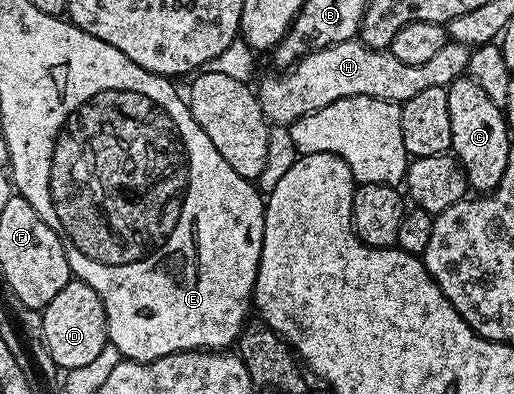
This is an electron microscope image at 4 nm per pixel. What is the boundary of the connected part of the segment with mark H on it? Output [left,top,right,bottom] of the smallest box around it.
[257,39,472,125]

